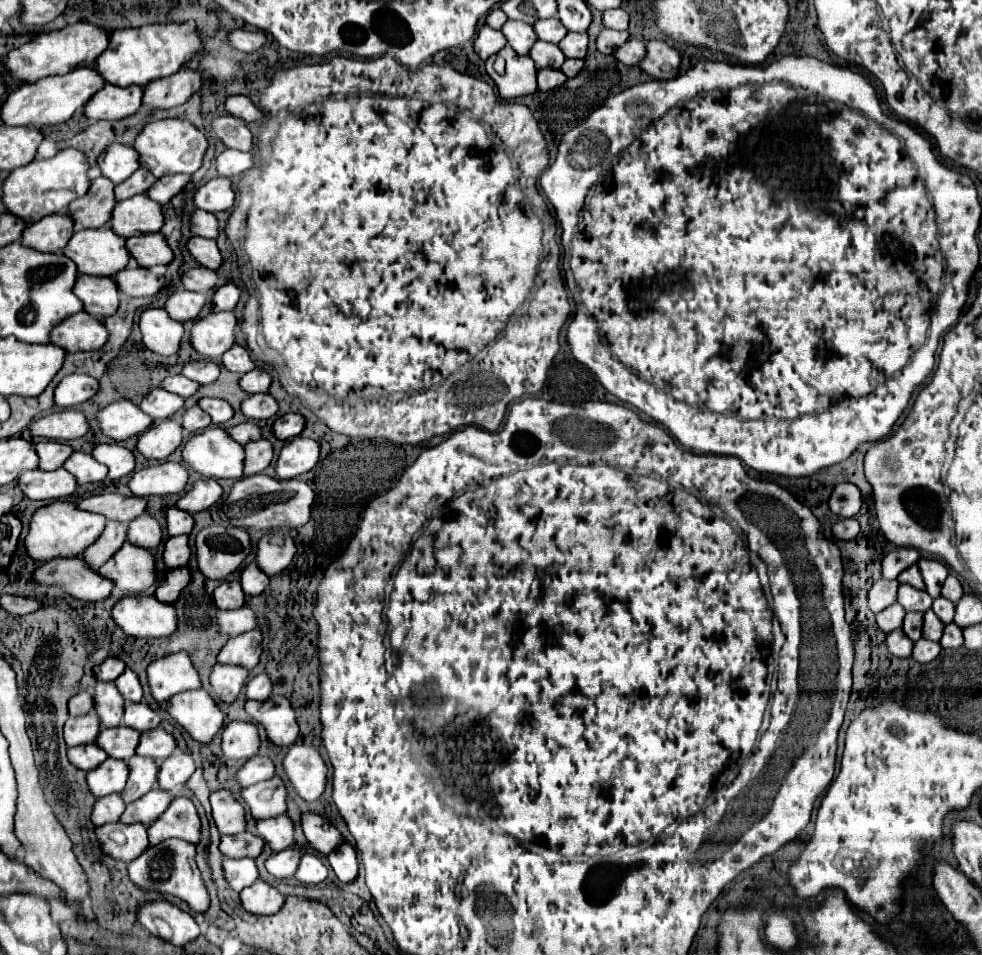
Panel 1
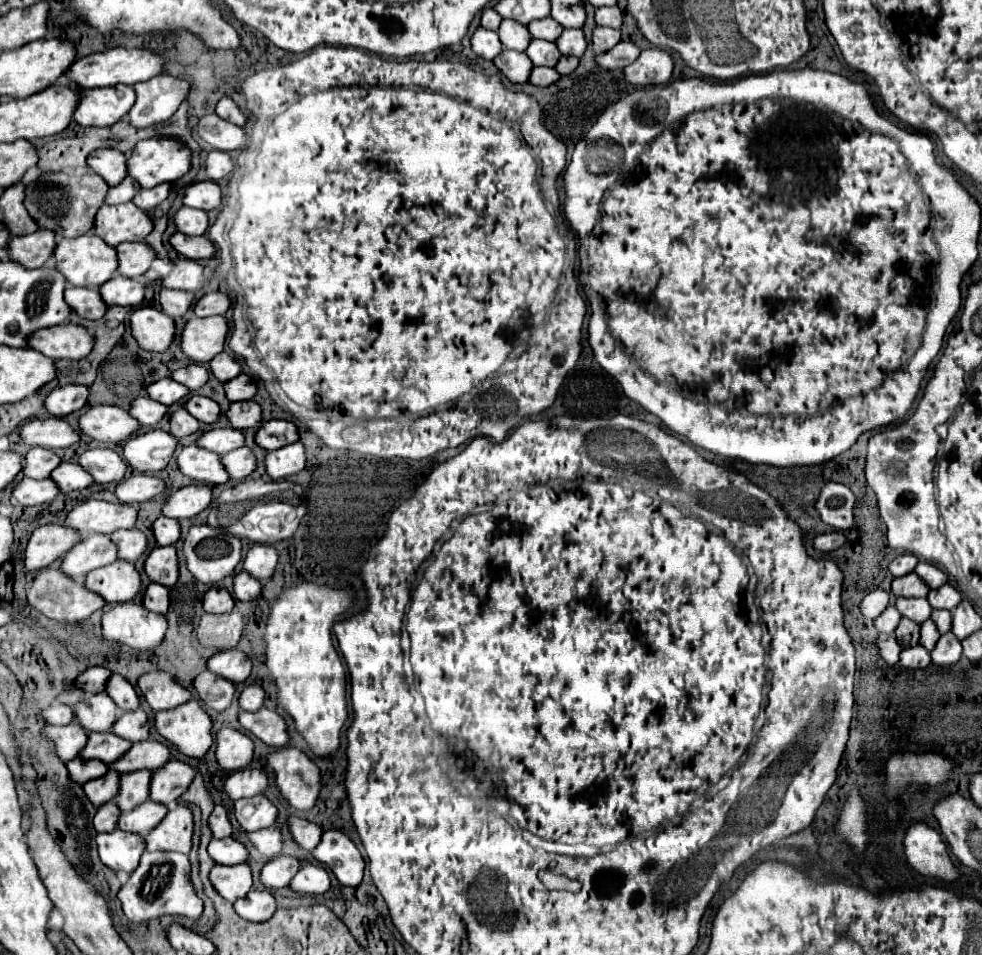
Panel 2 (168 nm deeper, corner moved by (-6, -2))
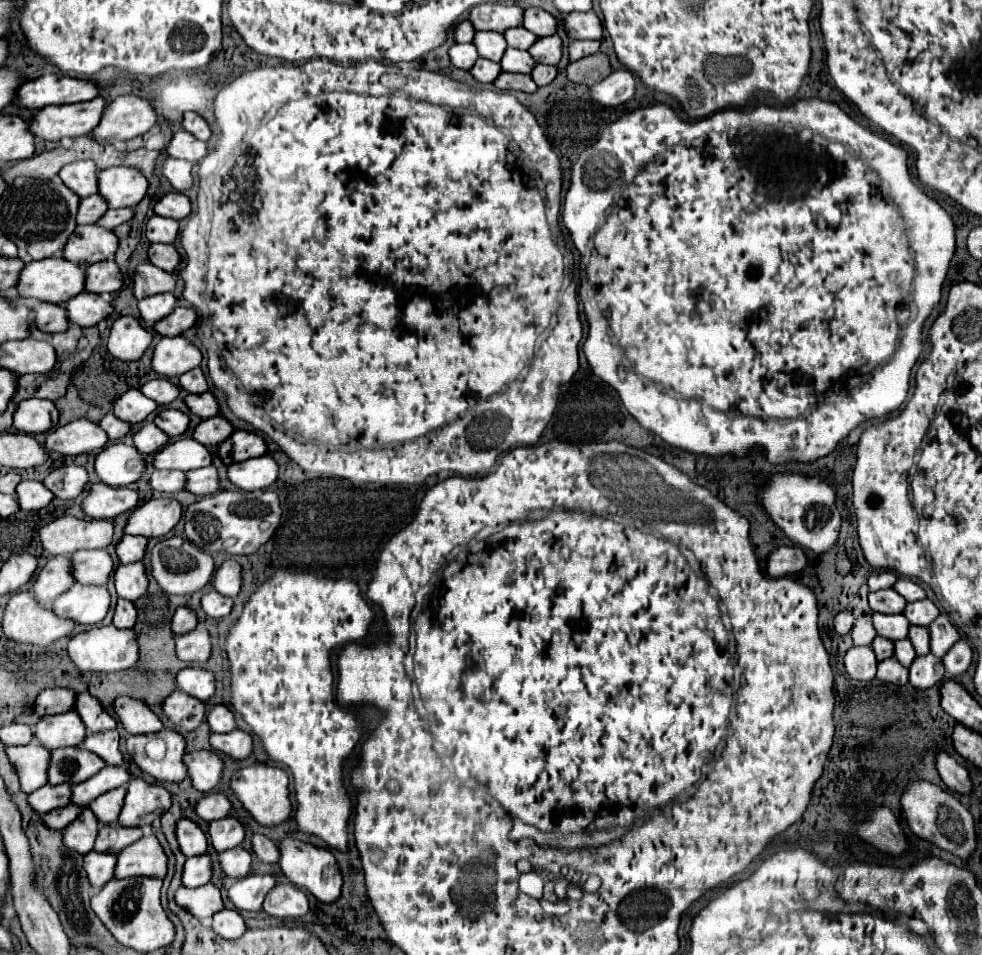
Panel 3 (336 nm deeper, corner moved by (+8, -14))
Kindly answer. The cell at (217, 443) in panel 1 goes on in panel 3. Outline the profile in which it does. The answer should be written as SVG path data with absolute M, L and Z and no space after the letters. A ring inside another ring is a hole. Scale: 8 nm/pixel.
M154 471L148 479L150 489L160 493L174 493L184 489L184 473L182 471Z

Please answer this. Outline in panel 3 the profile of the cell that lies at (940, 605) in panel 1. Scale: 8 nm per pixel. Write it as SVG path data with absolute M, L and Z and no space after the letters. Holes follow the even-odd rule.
M910 627L908 639L910 639L916 655L930 653L930 635L928 635L926 627Z

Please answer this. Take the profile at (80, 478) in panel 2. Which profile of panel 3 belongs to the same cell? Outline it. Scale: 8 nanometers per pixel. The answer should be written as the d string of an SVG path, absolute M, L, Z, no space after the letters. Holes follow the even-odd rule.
M20 481L16 487L16 499L22 511L36 511L52 501L52 493L44 491L44 485L38 481Z

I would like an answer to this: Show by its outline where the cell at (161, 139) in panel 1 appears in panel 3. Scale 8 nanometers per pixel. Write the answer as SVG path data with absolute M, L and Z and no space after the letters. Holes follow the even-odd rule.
M112 167L98 171L98 193L104 197L108 209L134 207L140 203L146 191L148 191L148 179L144 179L144 175L132 167Z

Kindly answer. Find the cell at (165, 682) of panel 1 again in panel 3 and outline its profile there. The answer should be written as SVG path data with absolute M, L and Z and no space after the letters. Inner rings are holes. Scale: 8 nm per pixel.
M116 697L112 707L120 727L128 735L150 735L164 729L162 721L150 711L150 707L138 699Z

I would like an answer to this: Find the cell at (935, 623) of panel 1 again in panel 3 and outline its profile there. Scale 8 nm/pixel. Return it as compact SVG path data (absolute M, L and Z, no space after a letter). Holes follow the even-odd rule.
M902 639L902 641L896 641L894 643L894 657L904 665L904 667L910 667L910 663L914 661L916 653L914 653L914 647L910 645L908 639Z

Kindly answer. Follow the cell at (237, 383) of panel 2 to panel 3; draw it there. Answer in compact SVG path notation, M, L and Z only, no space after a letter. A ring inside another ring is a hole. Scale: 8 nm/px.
M210 391L200 393L200 395L186 395L184 403L188 405L192 415L198 415L200 419L210 419L218 415L218 403Z

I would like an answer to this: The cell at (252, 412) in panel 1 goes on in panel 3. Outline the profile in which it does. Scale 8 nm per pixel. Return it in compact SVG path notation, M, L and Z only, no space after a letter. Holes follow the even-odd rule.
M216 415L216 417L210 417L210 419L202 421L202 423L194 429L192 439L196 439L198 443L202 443L202 445L206 445L206 447L216 447L216 445L220 445L220 443L228 437L228 433L232 433L232 431L234 431L234 427L232 427L224 417Z

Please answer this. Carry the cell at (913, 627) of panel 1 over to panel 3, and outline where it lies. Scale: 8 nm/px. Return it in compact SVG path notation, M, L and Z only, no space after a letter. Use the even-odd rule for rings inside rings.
M880 635L872 641L872 649L874 649L874 653L876 653L876 659L878 659L878 661L884 661L884 659L892 657L892 647L894 647L894 643L892 643L890 639L880 637Z

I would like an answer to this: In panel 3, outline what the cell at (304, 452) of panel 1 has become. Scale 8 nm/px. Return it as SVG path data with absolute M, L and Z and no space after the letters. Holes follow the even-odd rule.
M270 455L254 457L228 467L228 479L242 491L258 491L270 487L278 477L278 465Z

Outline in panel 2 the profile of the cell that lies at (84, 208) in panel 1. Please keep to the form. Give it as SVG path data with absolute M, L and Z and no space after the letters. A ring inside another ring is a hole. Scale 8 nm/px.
M46 173L38 181L30 181L26 185L24 207L42 229L52 229L58 233L62 229L64 237L78 237L94 229L94 217L104 205L108 189L108 183L98 175L72 177L66 173Z

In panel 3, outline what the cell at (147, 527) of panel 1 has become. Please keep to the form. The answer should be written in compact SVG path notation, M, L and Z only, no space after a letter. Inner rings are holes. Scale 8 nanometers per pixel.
M106 549L76 551L70 555L72 577L82 585L106 585L110 573L114 571L114 561Z

